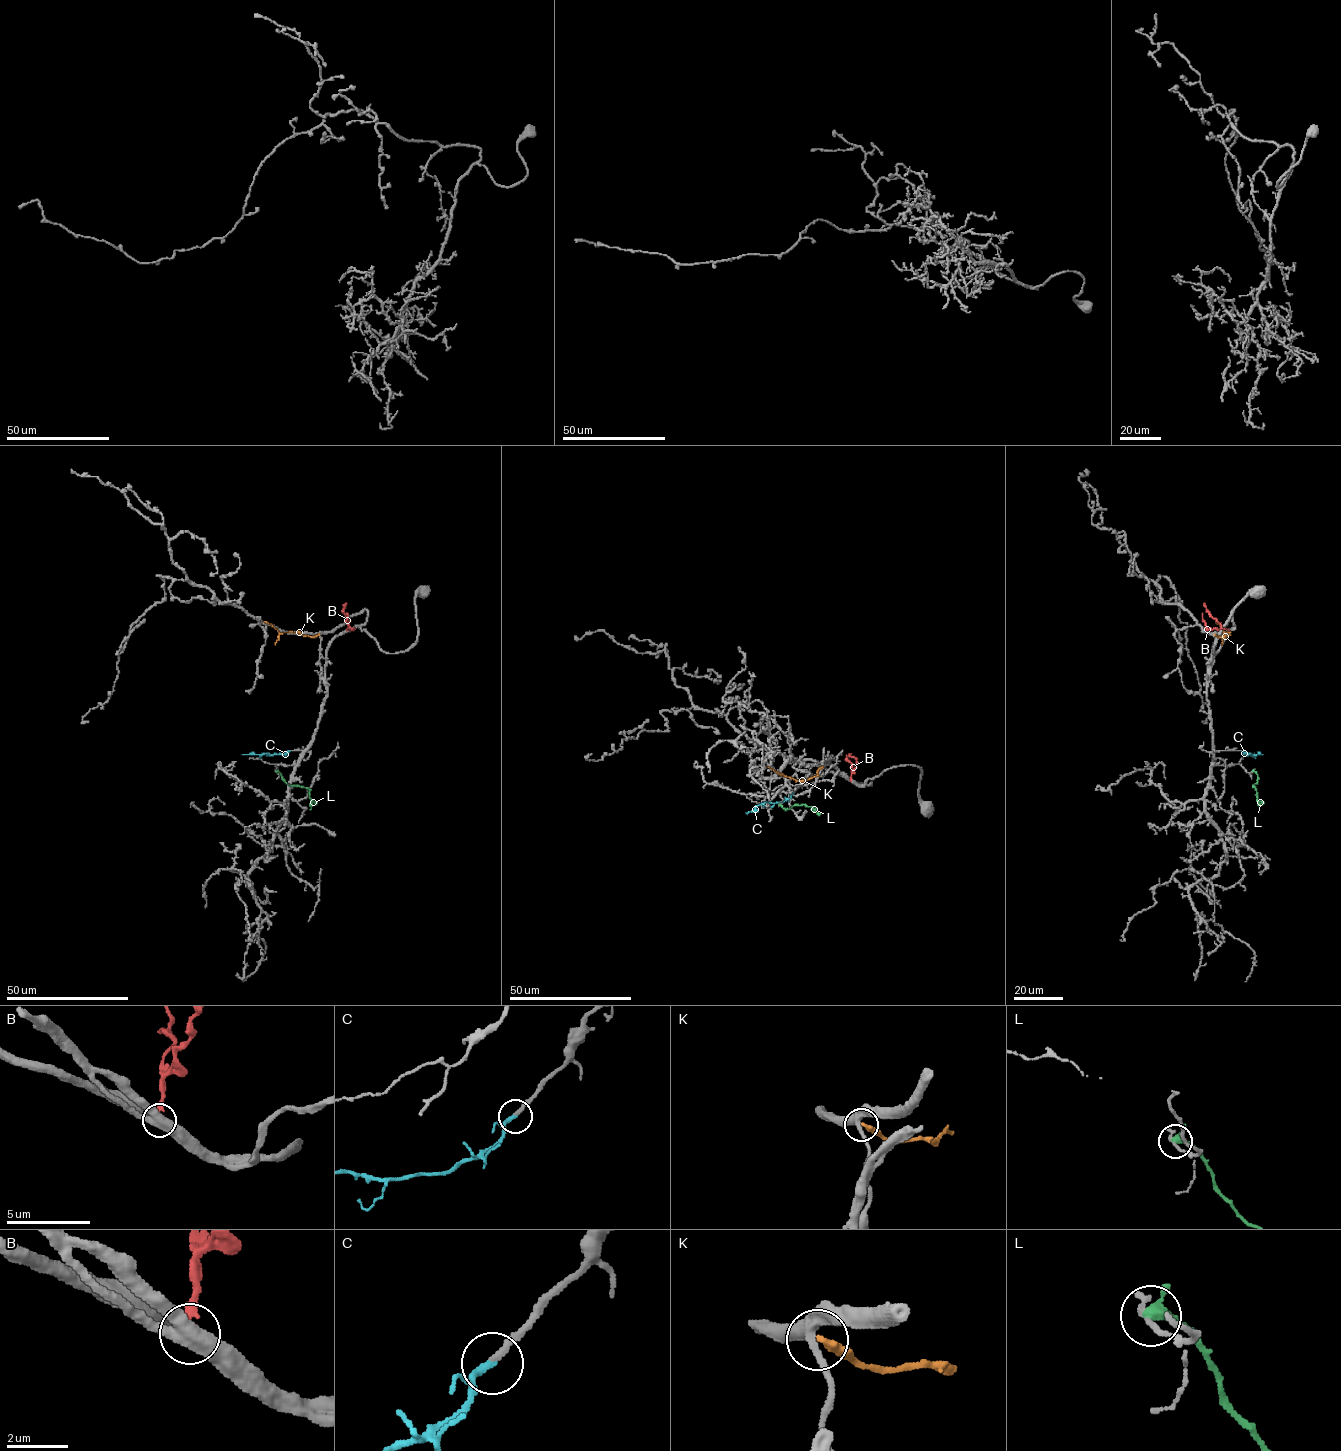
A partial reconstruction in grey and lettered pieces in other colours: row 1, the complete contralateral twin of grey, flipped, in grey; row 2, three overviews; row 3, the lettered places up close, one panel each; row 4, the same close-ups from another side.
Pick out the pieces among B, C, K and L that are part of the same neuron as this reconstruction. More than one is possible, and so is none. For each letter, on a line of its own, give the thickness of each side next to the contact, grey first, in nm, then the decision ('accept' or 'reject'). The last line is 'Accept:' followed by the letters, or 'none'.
B: calibres 440 and 240 nm; reject
C: calibres 200 and 240 nm; accept
K: calibres 360 and 240 nm; reject
L: calibres 280 and 320 nm; reject
Accept: C

